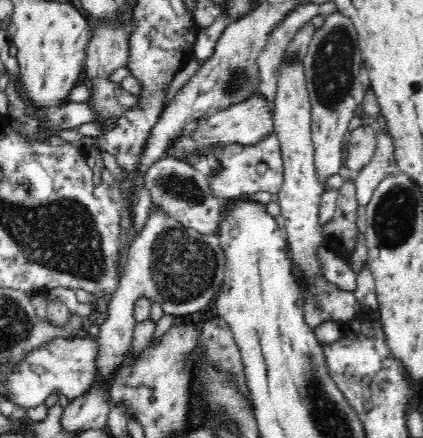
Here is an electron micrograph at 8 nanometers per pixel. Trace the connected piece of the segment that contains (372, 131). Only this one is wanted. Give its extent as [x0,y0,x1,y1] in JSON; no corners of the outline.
[342,124,377,172]

